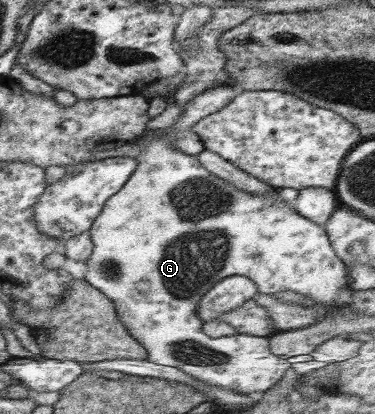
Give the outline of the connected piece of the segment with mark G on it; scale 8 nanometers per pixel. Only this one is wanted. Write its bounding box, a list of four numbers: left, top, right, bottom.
[85,133,351,396]

